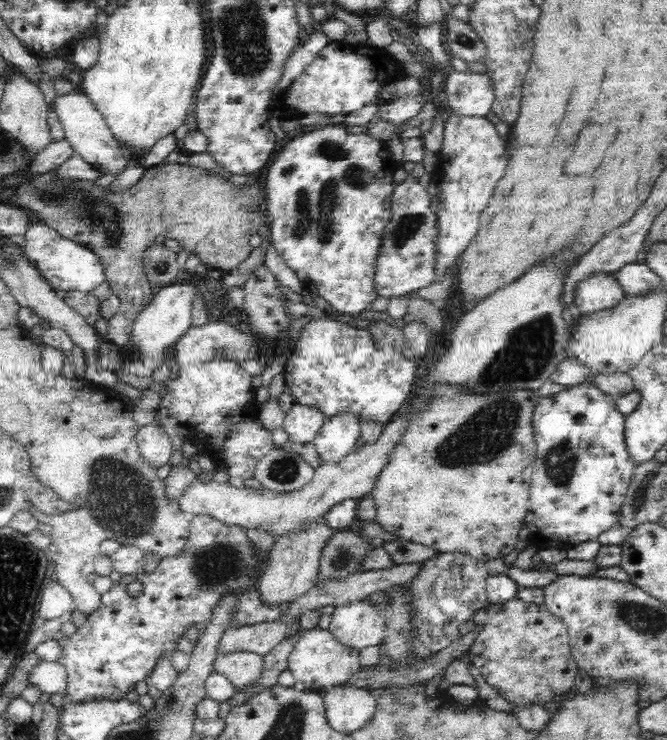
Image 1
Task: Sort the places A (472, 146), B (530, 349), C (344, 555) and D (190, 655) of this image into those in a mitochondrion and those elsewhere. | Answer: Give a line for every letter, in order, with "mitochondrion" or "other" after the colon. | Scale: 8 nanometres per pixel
A: mitochondrion
B: mitochondrion
C: mitochondrion
D: other

